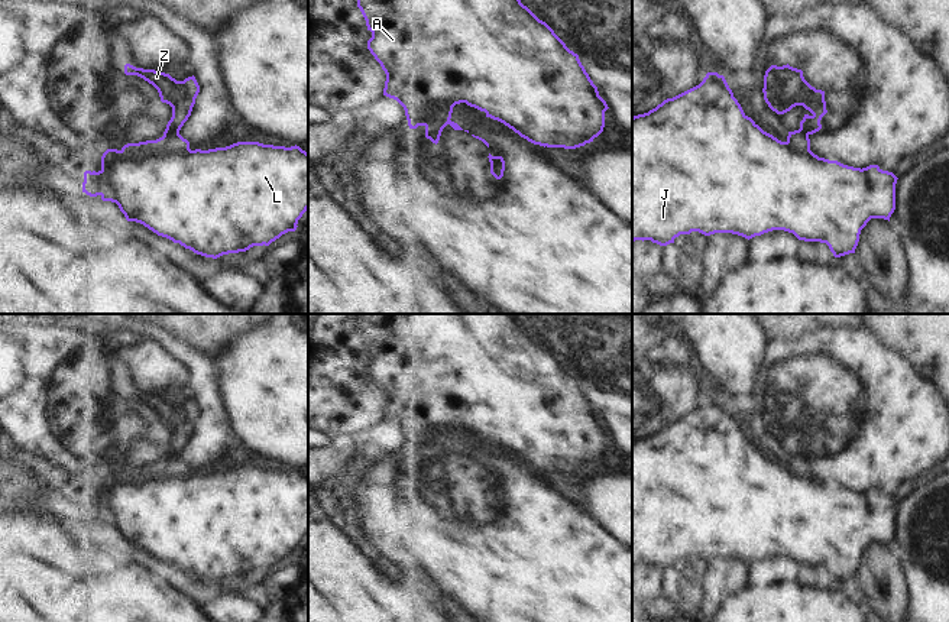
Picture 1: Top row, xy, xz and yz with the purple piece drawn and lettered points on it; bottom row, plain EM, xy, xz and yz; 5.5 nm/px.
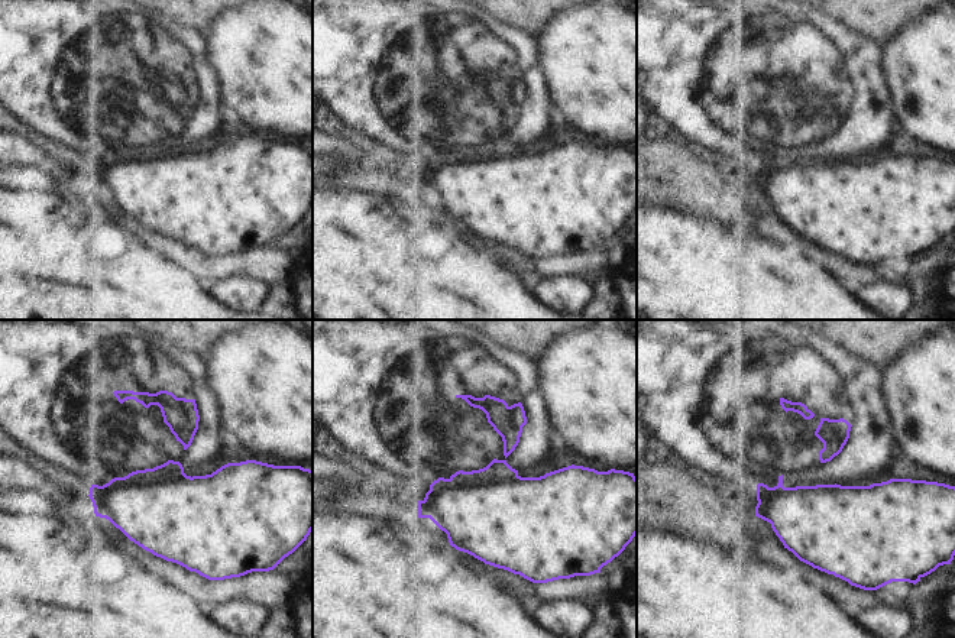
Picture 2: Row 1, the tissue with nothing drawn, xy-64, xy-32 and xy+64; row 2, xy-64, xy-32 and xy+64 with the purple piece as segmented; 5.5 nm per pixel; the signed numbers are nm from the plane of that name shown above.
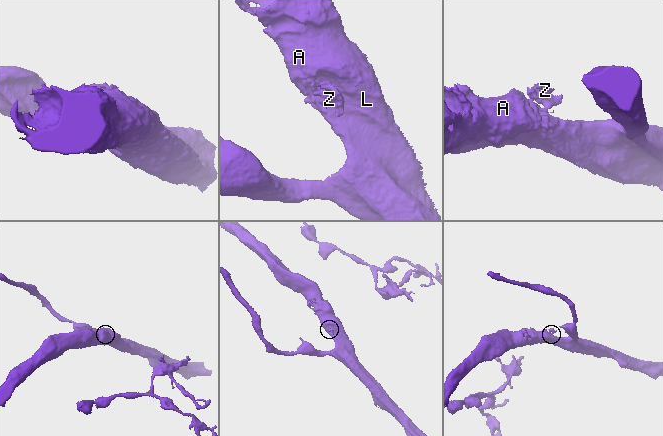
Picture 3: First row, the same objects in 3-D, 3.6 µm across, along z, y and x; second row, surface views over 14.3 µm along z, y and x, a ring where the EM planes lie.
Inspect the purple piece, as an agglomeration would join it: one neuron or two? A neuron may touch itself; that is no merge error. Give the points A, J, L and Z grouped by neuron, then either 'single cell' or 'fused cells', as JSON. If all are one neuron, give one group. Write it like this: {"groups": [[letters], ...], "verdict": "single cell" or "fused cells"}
{"groups": [["A", "J", "L"], ["Z"]], "verdict": "fused cells"}

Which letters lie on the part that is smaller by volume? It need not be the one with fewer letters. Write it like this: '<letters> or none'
Z

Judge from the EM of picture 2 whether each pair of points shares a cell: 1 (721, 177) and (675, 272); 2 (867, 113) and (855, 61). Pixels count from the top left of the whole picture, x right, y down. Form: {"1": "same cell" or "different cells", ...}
{"1": "different cells", "2": "same cell"}

